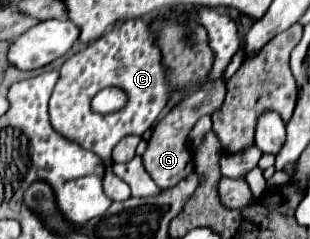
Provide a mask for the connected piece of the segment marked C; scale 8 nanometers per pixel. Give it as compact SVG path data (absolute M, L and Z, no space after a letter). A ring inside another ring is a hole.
M133 18L133 20L127 20L127 22L121 22L121 24L119 24L119 26L115 26L113 30L109 30L109 32L105 32L105 34L103 34L103 36L101 36L101 38L99 38L97 42L94 41L96 40L91 40L91 42L86 42L86 43L93 42L93 44L89 44L89 46L87 46L85 50L81 50L81 52L77 52L77 54L73 54L71 58L67 58L67 60L65 60L65 64L61 66L61 70L59 70L59 80L57 80L57 84L55 84L55 90L53 90L53 94L51 94L51 100L49 100L49 120L51 120L51 126L53 126L53 128L55 128L55 130L57 130L57 132L59 132L61 136L63 136L63 138L67 138L67 140L71 140L71 142L77 142L79 146L83 146L83 148L87 148L87 150L91 150L91 152L95 152L95 154L97 154L97 156L99 156L99 158L101 158L103 162L107 162L107 160L111 160L111 150L113 150L113 148L115 148L115 146L119 144L119 140L123 140L125 136L131 136L131 134L137 134L137 136L141 136L141 134L143 134L145 130L149 130L149 128L153 126L153 122L157 120L157 116L161 114L161 110L163 110L163 108L167 106L167 102L169 102L169 98L171 98L171 94L173 94L173 92L177 92L177 88L169 84L169 78L167 78L167 74L165 74L165 68L163 68L163 56L161 56L161 50L159 50L159 46L157 46L157 42L155 42L155 32L151 32L151 28L149 28L149 20L141 20L141 18ZM109 86L119 86L119 88L121 88L121 90L123 90L123 92L127 94L127 104L125 104L125 106L123 106L121 110L115 110L115 112L109 112L109 114L97 114L97 112L93 112L93 110L91 110L91 100L93 100L93 96L95 96L95 94L97 94L99 90L103 90L103 88L109 88Z

